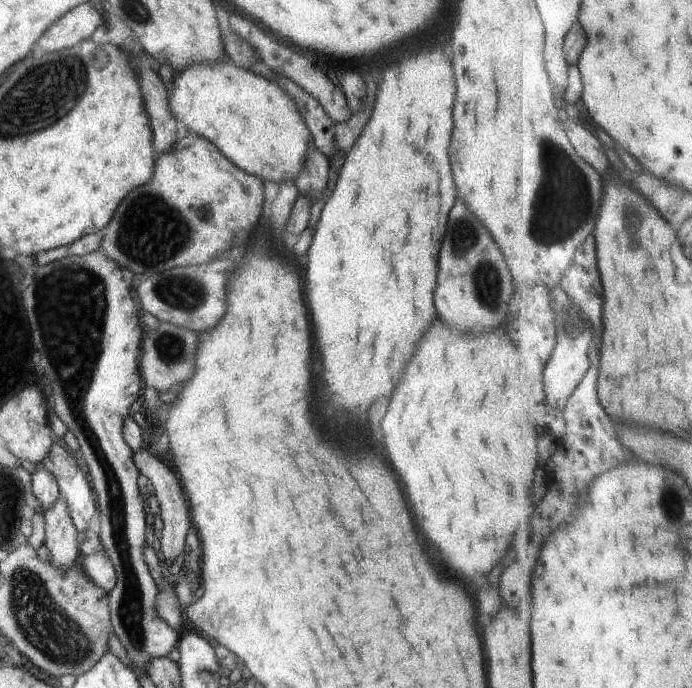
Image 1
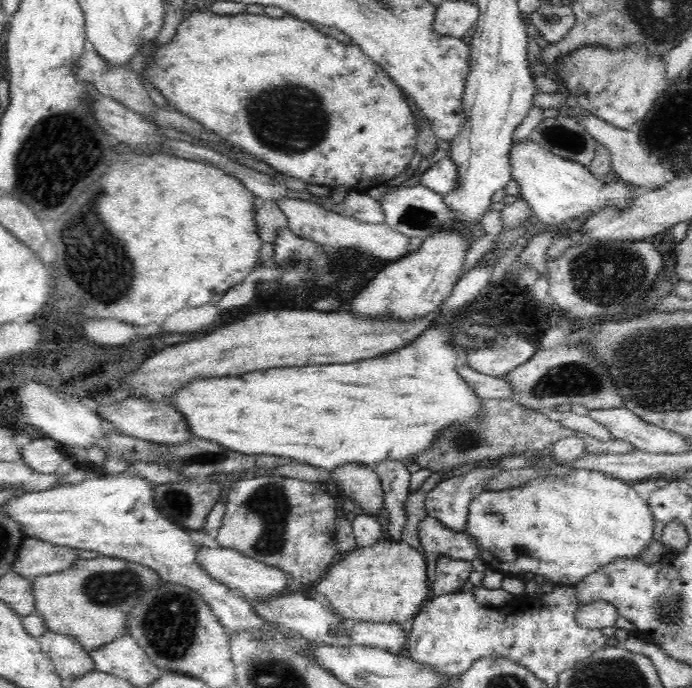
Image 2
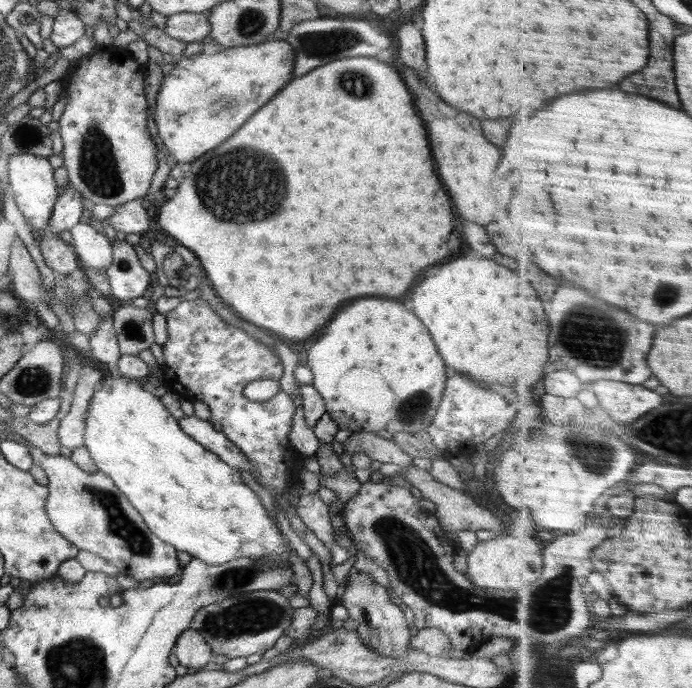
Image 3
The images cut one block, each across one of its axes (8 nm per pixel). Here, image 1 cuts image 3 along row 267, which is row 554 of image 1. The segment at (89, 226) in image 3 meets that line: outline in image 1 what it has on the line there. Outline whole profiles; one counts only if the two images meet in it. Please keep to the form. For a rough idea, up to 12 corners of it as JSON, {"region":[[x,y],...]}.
{"region":[[104,548],[82,558],[83,574],[106,593],[116,570]]}

